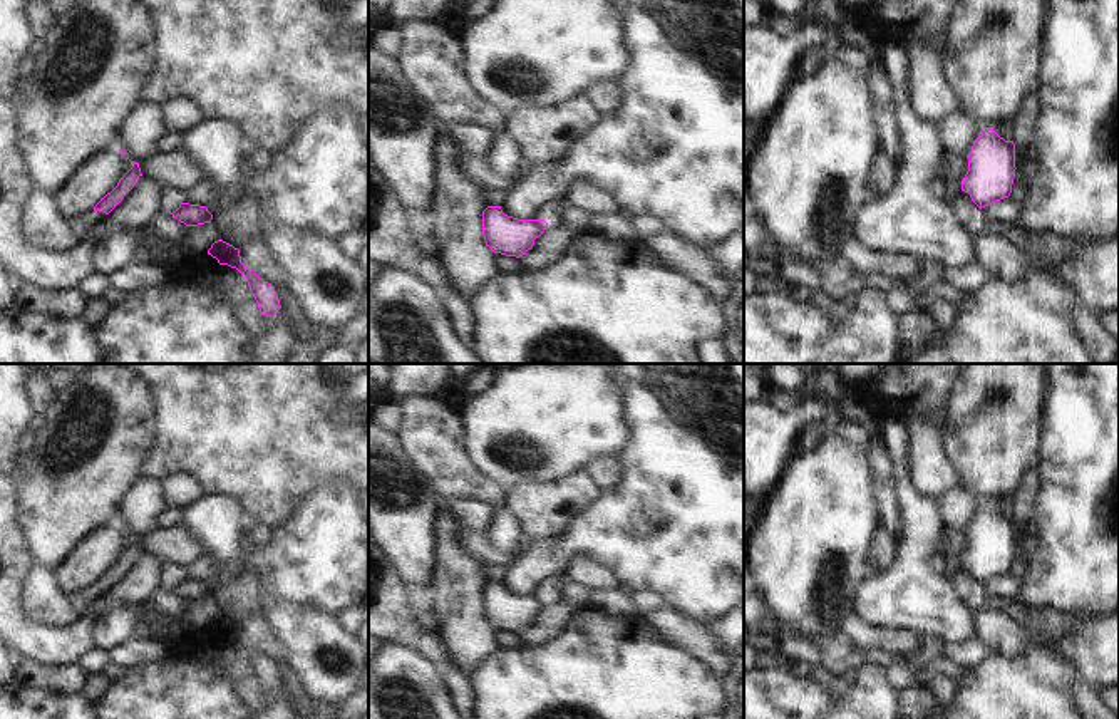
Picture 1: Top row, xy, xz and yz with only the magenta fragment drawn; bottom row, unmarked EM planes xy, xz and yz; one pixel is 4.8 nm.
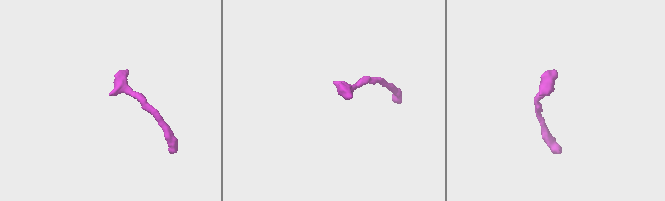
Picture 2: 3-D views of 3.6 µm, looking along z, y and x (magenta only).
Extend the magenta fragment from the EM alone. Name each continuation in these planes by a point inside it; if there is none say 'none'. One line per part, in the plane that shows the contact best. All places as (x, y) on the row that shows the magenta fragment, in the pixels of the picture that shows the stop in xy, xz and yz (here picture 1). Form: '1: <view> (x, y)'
1: xy (82, 223)

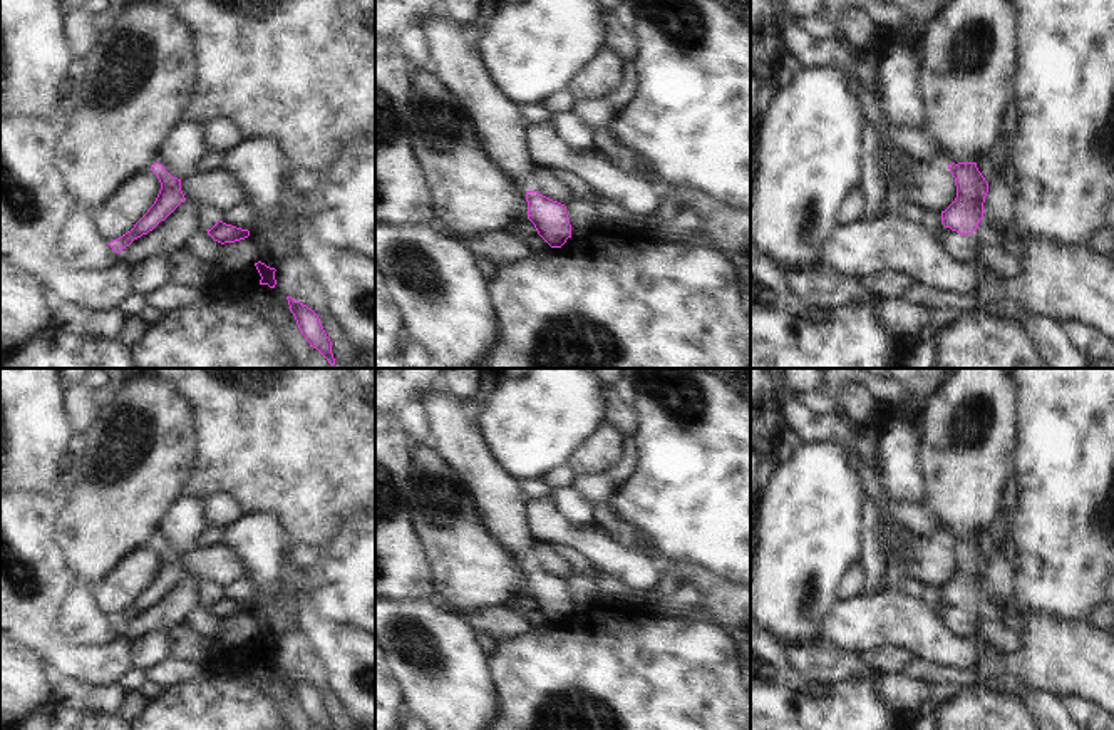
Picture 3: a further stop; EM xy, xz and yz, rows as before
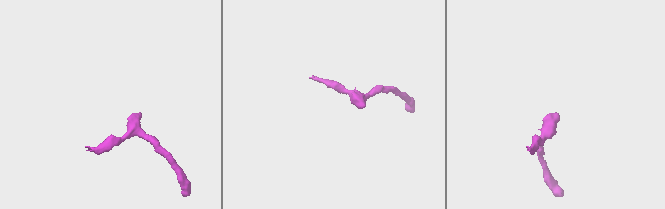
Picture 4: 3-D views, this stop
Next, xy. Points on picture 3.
none

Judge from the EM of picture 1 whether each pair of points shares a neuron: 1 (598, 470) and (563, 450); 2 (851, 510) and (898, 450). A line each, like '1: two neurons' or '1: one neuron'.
1: two neurons
2: two neurons

